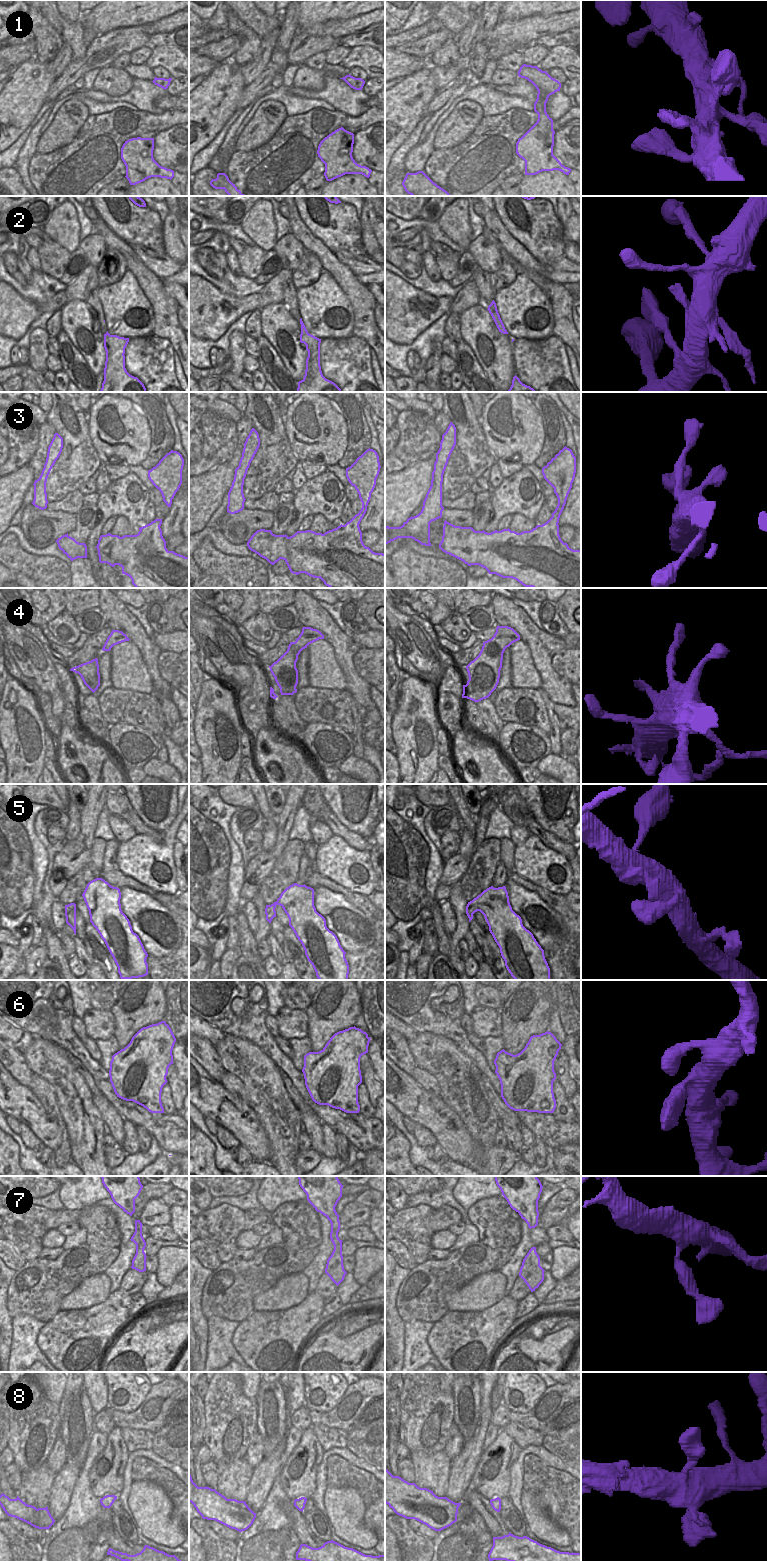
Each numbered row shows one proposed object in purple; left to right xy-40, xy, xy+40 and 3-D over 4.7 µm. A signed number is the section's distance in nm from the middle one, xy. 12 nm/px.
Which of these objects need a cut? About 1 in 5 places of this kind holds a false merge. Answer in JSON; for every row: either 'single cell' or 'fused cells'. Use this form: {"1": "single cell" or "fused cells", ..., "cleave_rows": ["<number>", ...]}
{"1": "single cell", "2": "single cell", "3": "single cell", "4": "single cell", "5": "single cell", "6": "single cell", "7": "single cell", "8": "single cell", "cleave_rows": []}

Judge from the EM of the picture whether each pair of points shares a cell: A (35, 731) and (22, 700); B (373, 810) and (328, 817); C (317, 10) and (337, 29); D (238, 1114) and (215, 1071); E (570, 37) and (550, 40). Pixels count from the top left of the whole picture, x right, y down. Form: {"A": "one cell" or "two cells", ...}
{"A": "one cell", "B": "two cells", "C": "two cells", "D": "two cells", "E": "one cell"}

